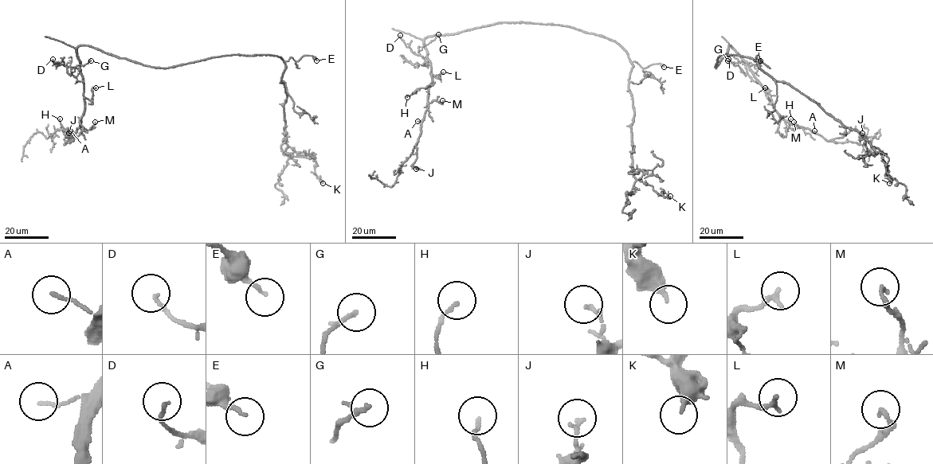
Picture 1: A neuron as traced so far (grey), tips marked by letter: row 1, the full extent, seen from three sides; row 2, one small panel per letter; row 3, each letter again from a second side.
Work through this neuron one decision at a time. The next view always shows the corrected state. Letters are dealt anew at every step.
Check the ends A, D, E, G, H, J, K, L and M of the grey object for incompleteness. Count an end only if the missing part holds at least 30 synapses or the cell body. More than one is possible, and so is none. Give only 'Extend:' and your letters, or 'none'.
Extend: none

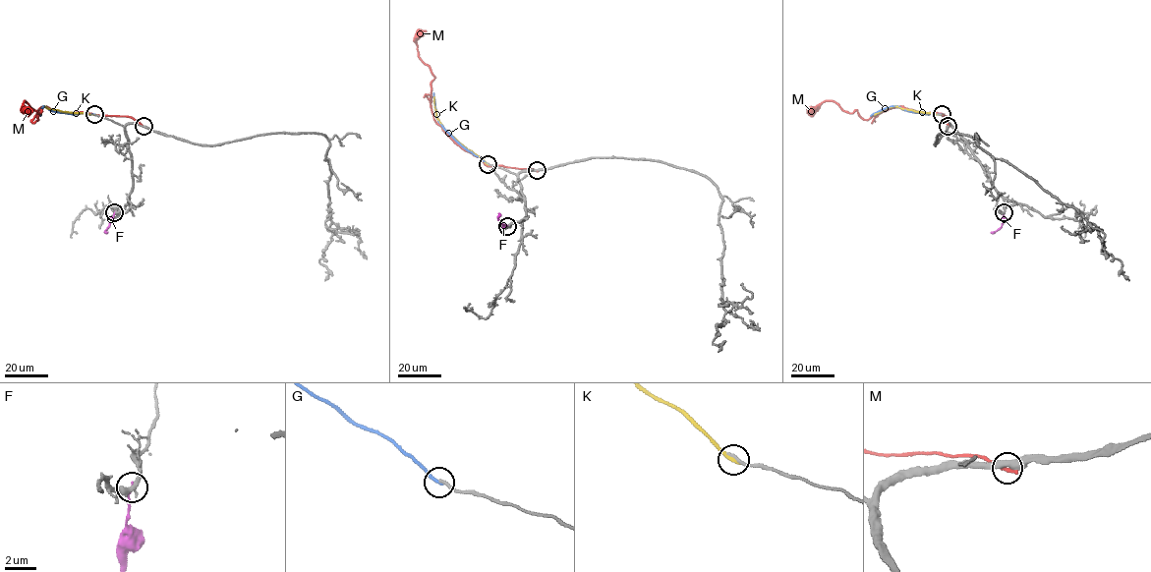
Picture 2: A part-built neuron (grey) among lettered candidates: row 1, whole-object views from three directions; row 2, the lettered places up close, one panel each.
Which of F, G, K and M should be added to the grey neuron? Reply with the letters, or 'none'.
none

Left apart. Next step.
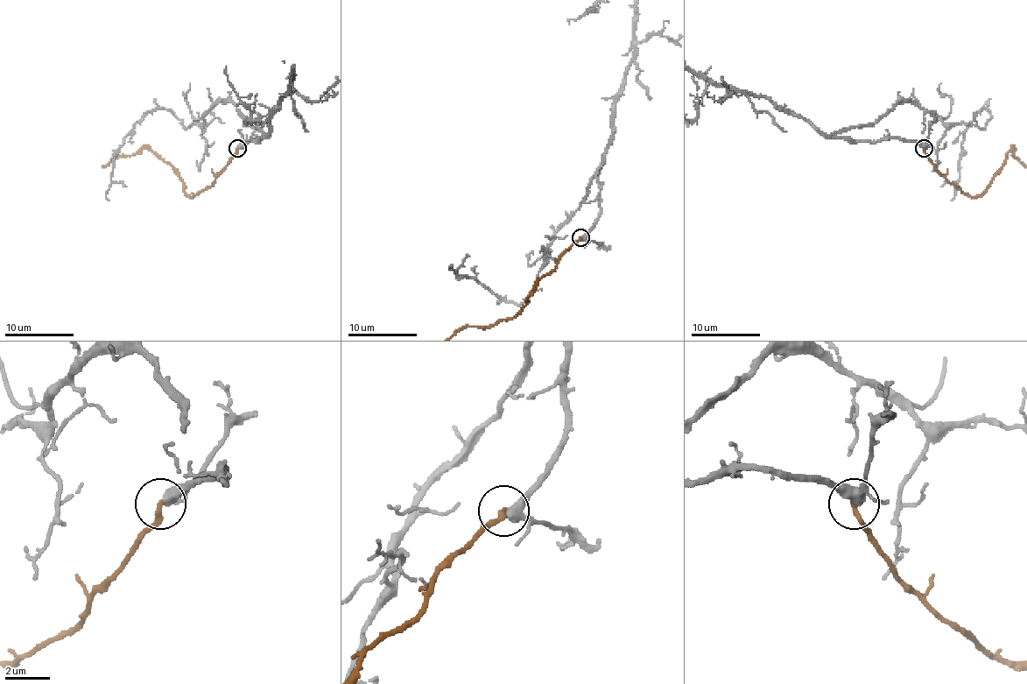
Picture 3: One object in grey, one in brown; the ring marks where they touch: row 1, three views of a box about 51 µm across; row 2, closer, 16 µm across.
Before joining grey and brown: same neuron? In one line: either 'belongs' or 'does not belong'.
belongs

